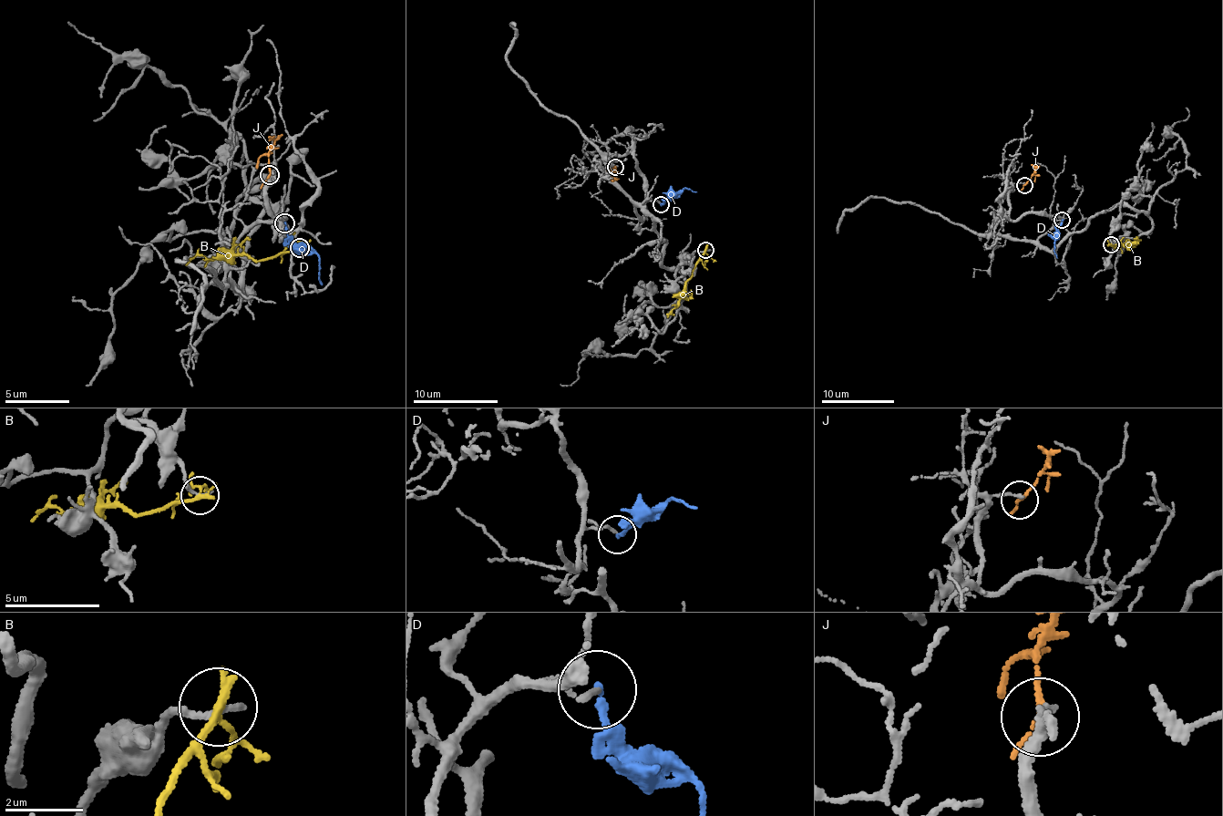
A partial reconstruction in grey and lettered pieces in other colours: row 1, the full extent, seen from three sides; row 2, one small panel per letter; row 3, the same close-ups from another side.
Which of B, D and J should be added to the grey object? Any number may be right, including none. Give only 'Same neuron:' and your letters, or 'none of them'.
Same neuron: D

